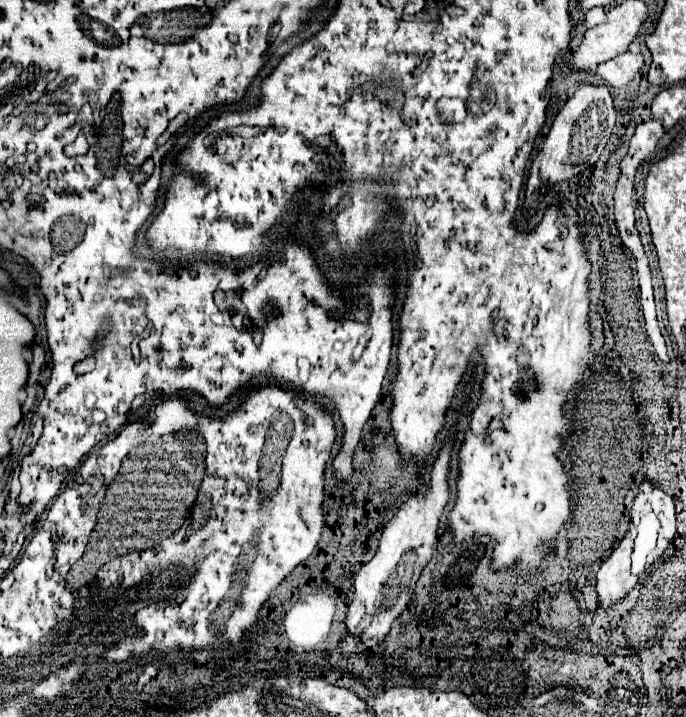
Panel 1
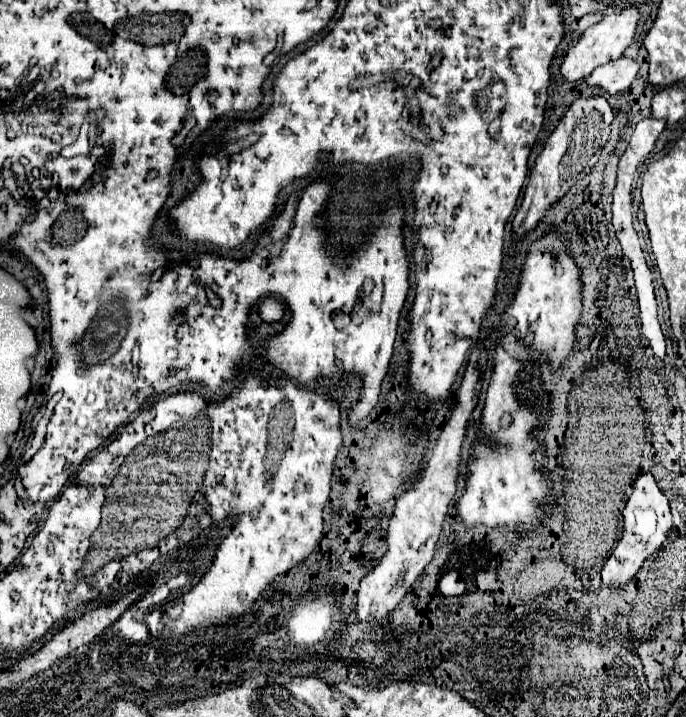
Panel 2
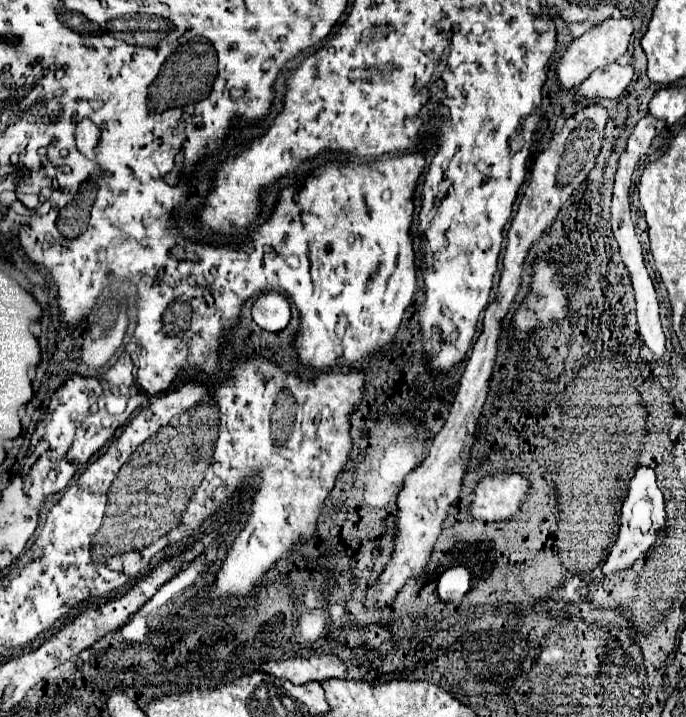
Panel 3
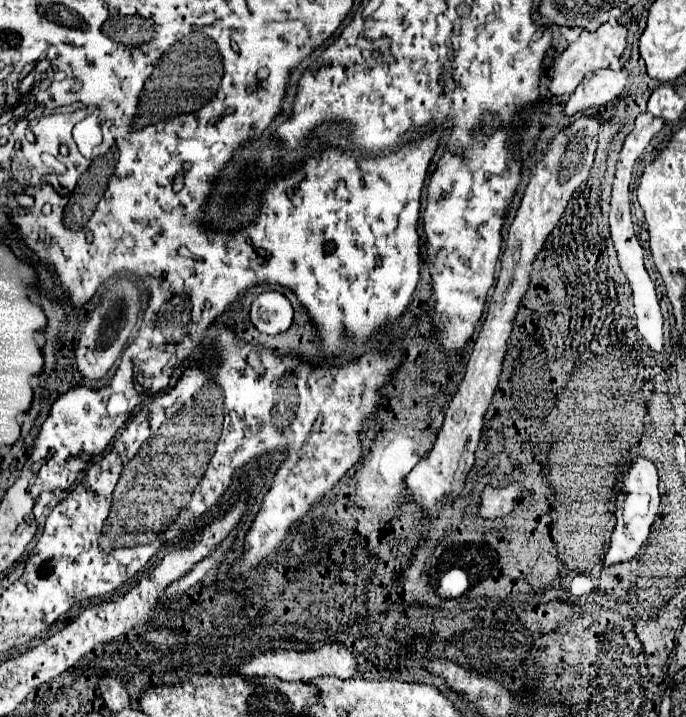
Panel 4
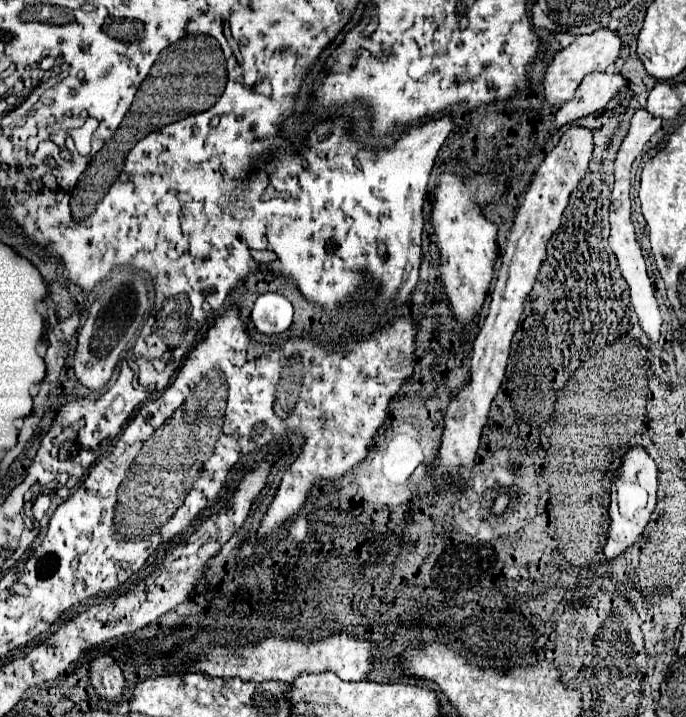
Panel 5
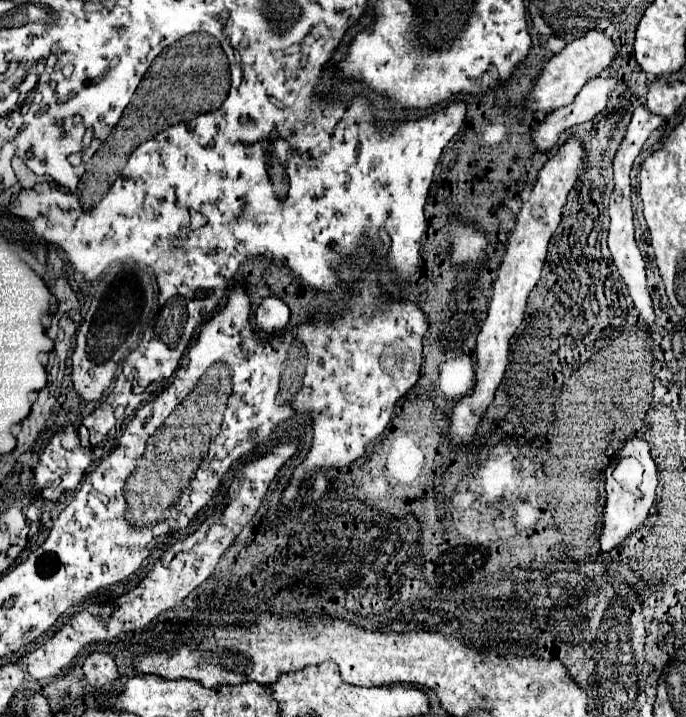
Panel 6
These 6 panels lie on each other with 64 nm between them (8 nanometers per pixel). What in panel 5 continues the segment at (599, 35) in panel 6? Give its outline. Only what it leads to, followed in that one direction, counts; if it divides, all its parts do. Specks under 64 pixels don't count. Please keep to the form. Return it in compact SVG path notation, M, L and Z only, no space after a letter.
M600 28L592 34L580 34L568 48L558 52L554 56L554 60L548 64L546 78L544 78L544 96L546 96L546 100L550 104L562 104L562 102L572 100L572 96L574 96L578 84L582 82L582 78L590 72L602 72L610 64L614 64L614 60L620 54L620 48L622 48L622 42L620 42L620 34L616 30Z

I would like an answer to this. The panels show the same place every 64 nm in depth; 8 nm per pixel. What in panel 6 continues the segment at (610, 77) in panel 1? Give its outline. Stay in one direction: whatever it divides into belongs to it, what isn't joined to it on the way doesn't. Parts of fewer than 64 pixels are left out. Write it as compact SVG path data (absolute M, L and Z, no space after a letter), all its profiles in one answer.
M610 76L592 78L592 80L588 80L588 84L584 84L582 92L576 94L572 104L558 108L556 112L550 112L546 116L546 120L538 128L534 128L534 132L532 132L534 144L538 146L538 150L548 152L556 144L558 136L564 130L568 130L576 124L588 122L598 112L602 112L606 108L608 96L616 88L616 84L618 84L618 80L610 78Z

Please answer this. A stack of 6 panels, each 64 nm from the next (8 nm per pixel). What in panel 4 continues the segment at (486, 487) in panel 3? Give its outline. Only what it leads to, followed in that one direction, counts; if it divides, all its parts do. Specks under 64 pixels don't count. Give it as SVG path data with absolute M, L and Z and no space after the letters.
M512 482L508 486L500 486L500 488L494 488L488 484L480 496L478 514L488 520L508 516L514 510L514 504L516 504L516 498L520 496L520 492L522 492L520 482Z

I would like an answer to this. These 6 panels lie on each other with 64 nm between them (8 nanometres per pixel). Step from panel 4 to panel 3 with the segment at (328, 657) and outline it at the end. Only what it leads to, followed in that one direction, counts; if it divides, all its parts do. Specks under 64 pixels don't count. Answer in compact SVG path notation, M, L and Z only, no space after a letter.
M310 656L310 658L288 658L284 662L266 662L260 666L262 672L280 676L294 684L322 678L342 678L346 666L336 656Z

